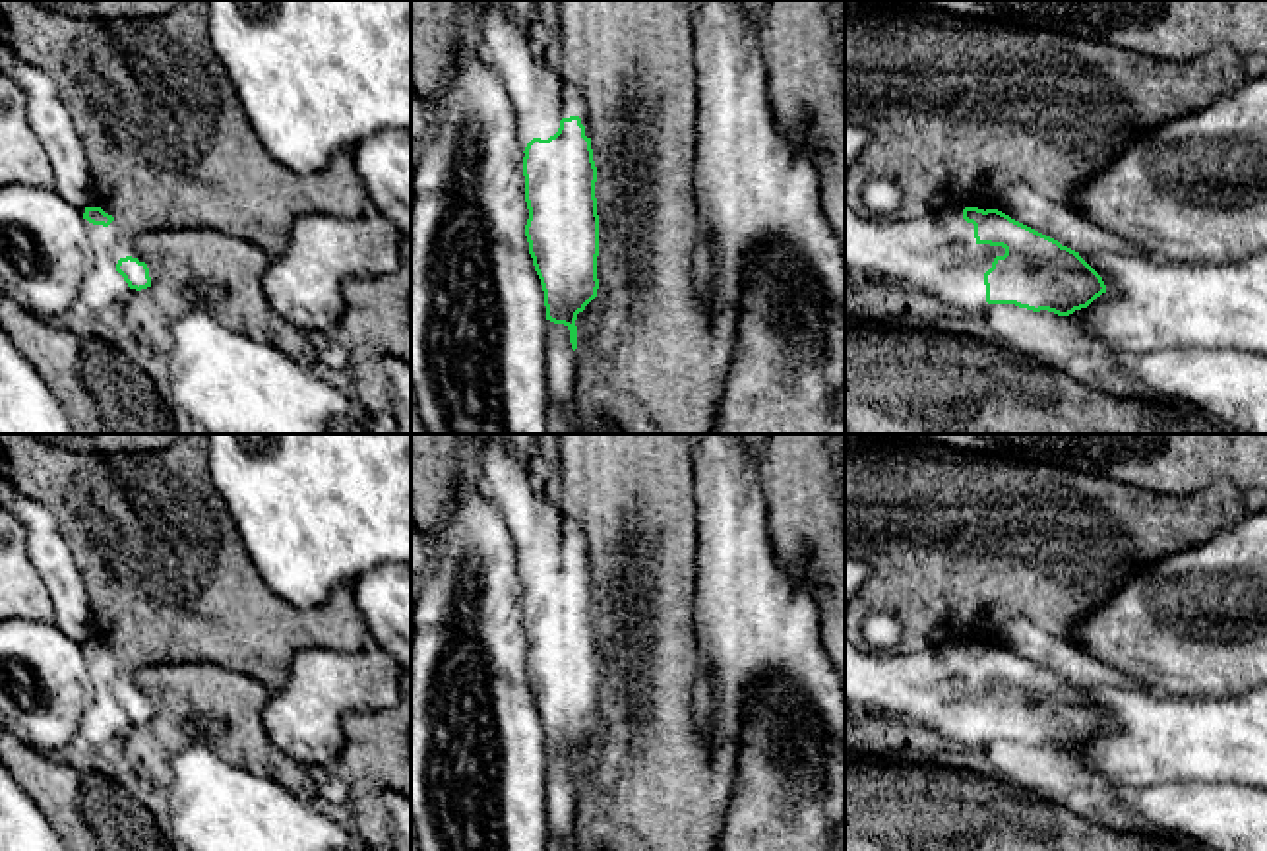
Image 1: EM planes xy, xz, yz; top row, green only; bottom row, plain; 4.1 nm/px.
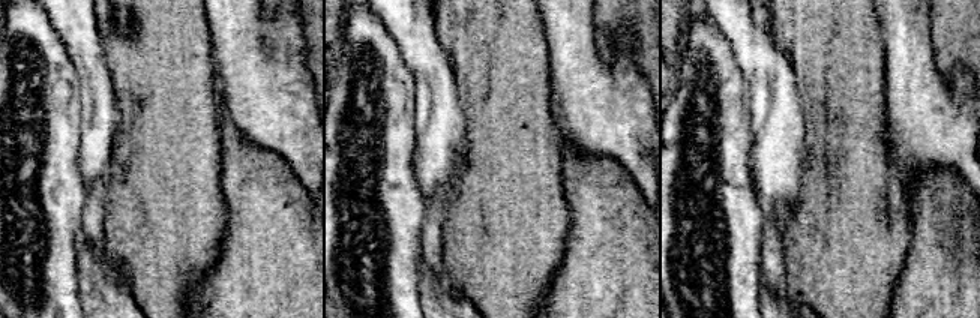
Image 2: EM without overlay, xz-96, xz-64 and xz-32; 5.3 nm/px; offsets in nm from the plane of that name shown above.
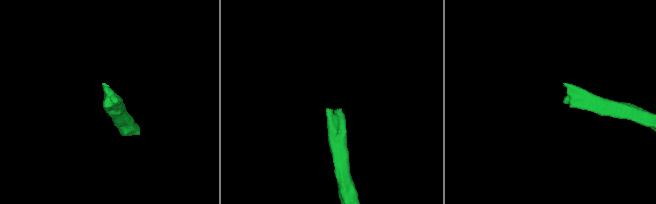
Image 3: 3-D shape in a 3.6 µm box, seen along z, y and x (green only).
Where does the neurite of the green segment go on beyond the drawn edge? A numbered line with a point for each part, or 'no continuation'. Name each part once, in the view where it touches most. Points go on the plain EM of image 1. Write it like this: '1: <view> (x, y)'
1: xz (541, 532)

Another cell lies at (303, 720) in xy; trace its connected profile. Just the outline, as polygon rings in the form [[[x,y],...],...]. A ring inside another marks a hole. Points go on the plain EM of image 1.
[[[374,642],[356,651],[300,649],[287,684],[269,696],[263,709],[265,735],[306,768],[333,768],[345,746],[343,717],[395,708],[401,675],[401,665]]]

